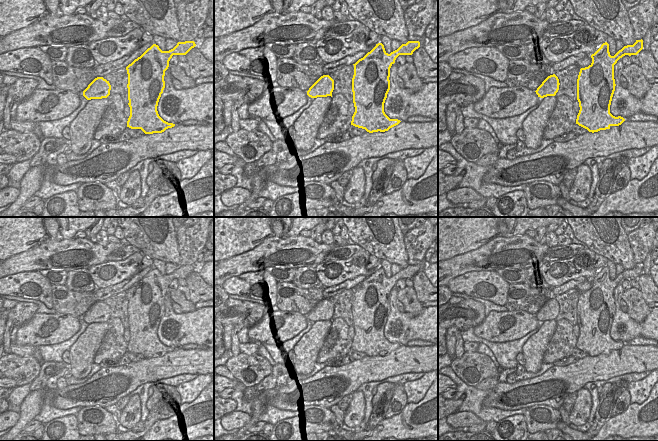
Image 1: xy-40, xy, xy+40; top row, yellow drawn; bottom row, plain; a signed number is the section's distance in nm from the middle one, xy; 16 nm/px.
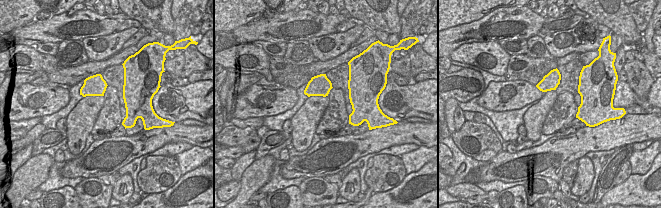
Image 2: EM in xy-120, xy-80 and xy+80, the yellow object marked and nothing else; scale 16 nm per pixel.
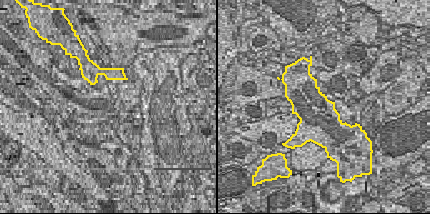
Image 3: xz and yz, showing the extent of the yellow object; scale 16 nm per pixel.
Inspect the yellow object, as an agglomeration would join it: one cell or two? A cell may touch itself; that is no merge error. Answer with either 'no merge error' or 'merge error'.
no merge error

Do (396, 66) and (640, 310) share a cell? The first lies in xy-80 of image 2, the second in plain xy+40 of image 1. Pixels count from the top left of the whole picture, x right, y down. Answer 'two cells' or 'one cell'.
one cell

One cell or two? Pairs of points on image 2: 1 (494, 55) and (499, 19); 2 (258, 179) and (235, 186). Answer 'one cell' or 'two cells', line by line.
1: two cells
2: two cells

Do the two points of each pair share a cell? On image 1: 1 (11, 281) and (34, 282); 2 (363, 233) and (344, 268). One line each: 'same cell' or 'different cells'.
1: same cell
2: different cells

